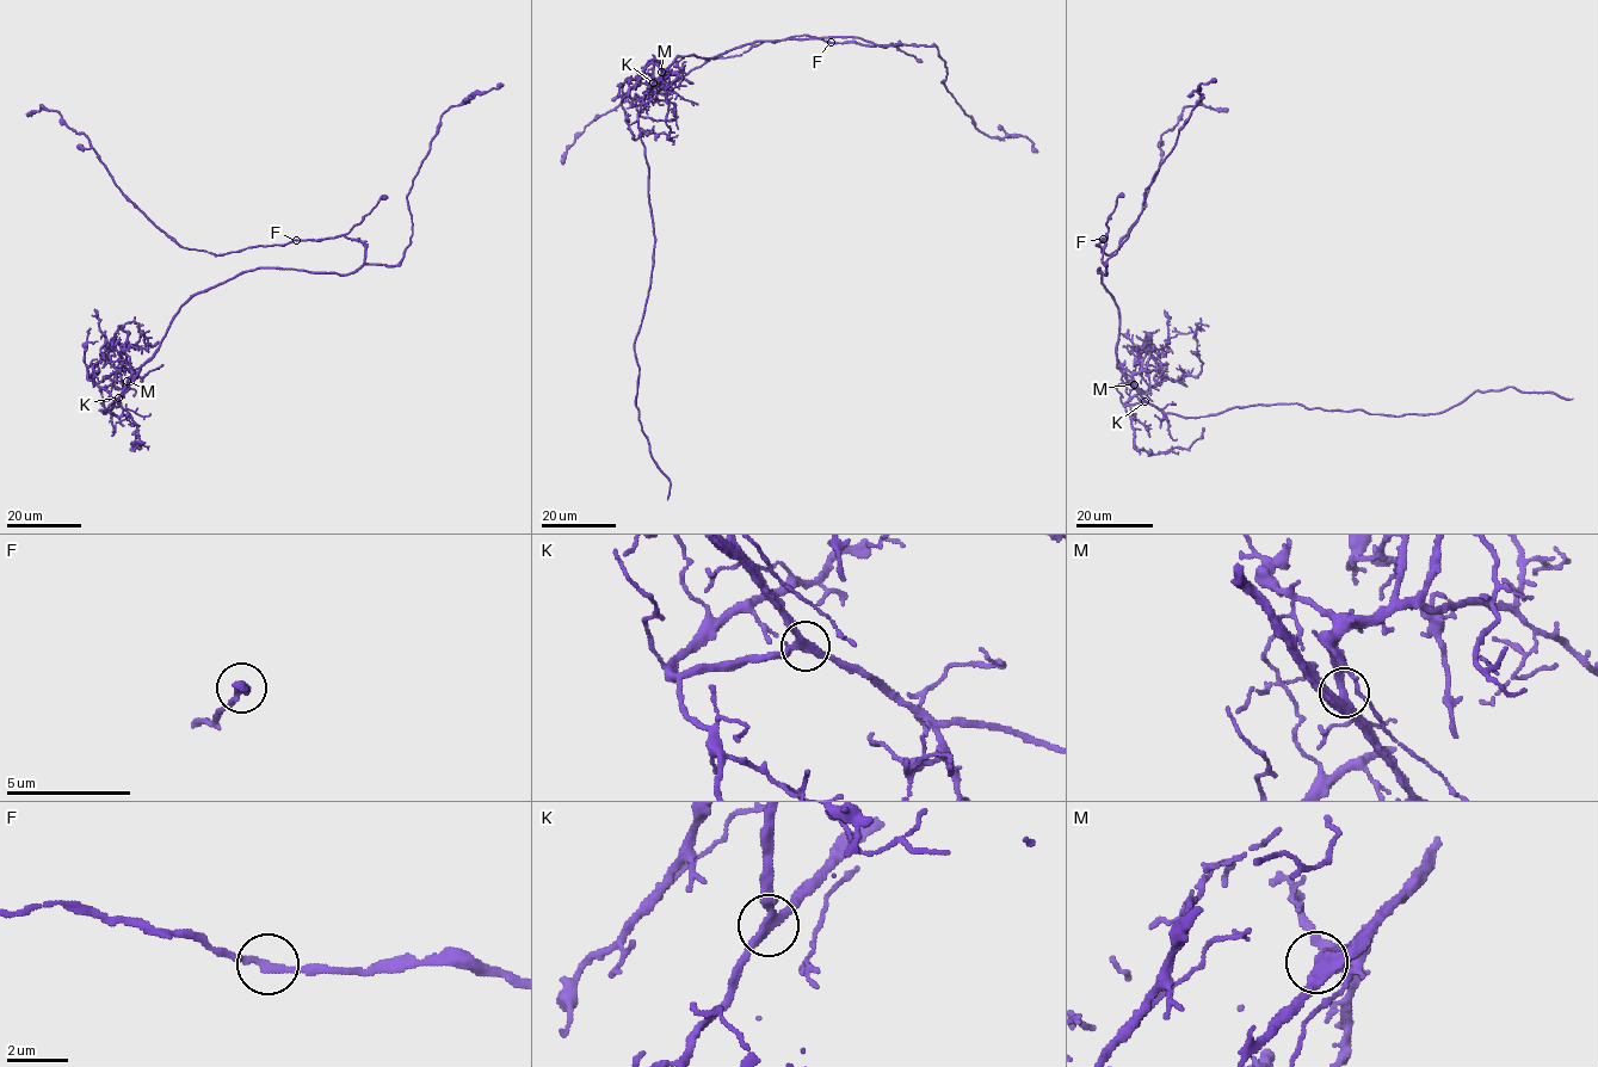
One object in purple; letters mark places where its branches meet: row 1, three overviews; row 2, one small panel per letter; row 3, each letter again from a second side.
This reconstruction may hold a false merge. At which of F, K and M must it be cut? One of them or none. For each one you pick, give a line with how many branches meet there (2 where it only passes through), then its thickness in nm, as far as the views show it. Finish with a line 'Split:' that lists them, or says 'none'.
Split: none

